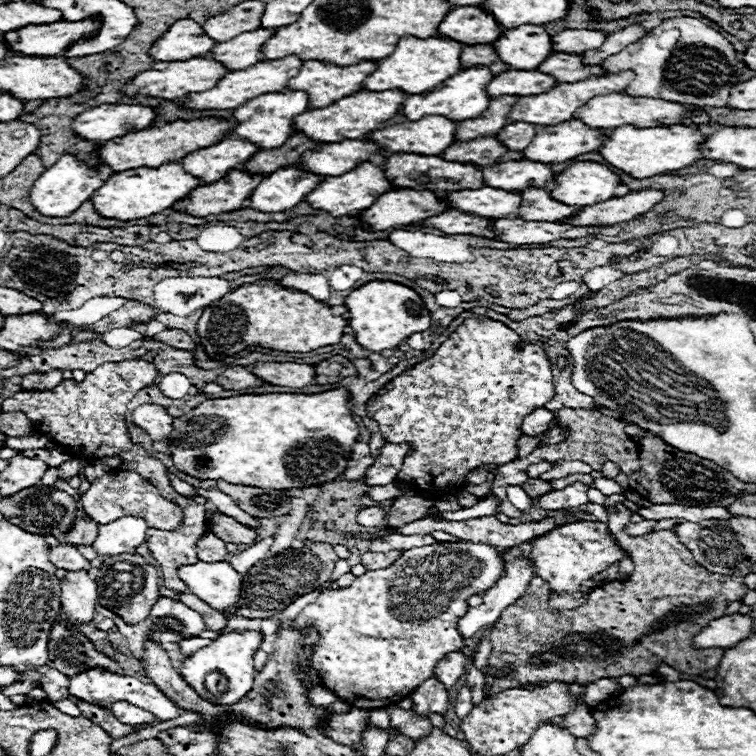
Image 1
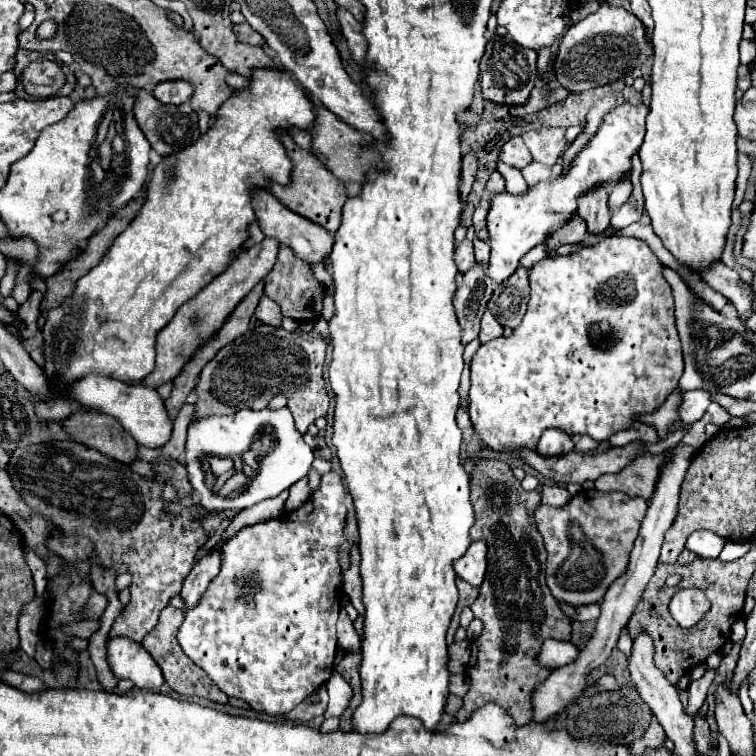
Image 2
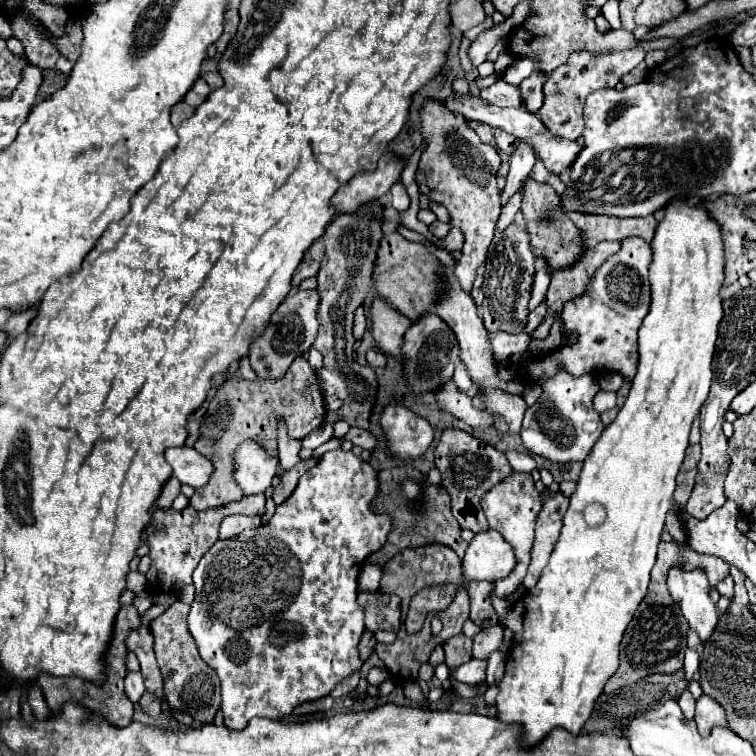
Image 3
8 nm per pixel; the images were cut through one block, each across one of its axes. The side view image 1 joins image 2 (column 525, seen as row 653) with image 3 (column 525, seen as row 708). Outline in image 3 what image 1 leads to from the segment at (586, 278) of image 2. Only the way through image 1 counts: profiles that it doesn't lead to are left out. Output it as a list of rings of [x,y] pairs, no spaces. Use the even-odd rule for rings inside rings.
[[[640,238],[622,240],[618,254],[610,256],[600,270],[594,274],[588,290],[568,302],[562,312],[562,320],[568,332],[578,332],[578,342],[574,346],[562,346],[560,350],[546,354],[542,360],[534,356],[528,358],[524,372],[530,382],[540,380],[542,376],[554,376],[562,366],[574,376],[586,372],[608,370],[618,372],[626,380],[632,380],[638,364],[638,328],[650,308],[650,282],[648,282],[648,264],[652,262],[650,244]]]

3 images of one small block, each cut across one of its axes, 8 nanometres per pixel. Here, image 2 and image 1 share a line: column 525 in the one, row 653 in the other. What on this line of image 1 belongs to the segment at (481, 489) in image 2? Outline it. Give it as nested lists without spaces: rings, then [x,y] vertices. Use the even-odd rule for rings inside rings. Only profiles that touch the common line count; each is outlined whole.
[[[614,504],[608,508],[608,526],[614,532],[620,546],[626,552],[630,552],[630,558],[634,562],[634,574],[628,580],[620,582],[620,585],[617,585],[617,581],[612,581],[596,586],[594,590],[590,590],[586,604],[574,610],[554,610],[548,606],[550,595],[548,583],[534,576],[526,594],[512,606],[504,608],[498,622],[488,634],[488,640],[492,644],[488,664],[494,668],[494,682],[490,688],[490,696],[506,688],[536,684],[544,680],[590,684],[600,678],[620,678],[624,674],[632,676],[656,674],[662,662],[682,674],[692,676],[702,676],[706,670],[718,666],[718,662],[724,656],[724,648],[694,648],[692,638],[704,626],[708,626],[708,622],[722,618],[730,602],[744,598],[744,594],[748,592],[744,578],[718,576],[704,570],[672,530],[661,530],[643,536],[626,534],[624,526],[630,524],[631,514],[632,512],[624,504]],[[504,666],[510,666],[508,674],[502,674]]]

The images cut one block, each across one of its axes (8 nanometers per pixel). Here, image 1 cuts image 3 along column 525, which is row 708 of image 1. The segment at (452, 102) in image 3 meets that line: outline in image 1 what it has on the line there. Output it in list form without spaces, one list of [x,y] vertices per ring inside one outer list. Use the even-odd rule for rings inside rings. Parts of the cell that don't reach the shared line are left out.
[[[114,702],[110,706],[112,714],[116,714],[116,718],[124,724],[150,724],[150,722],[158,722],[158,718],[134,704],[128,704],[128,702]]]

